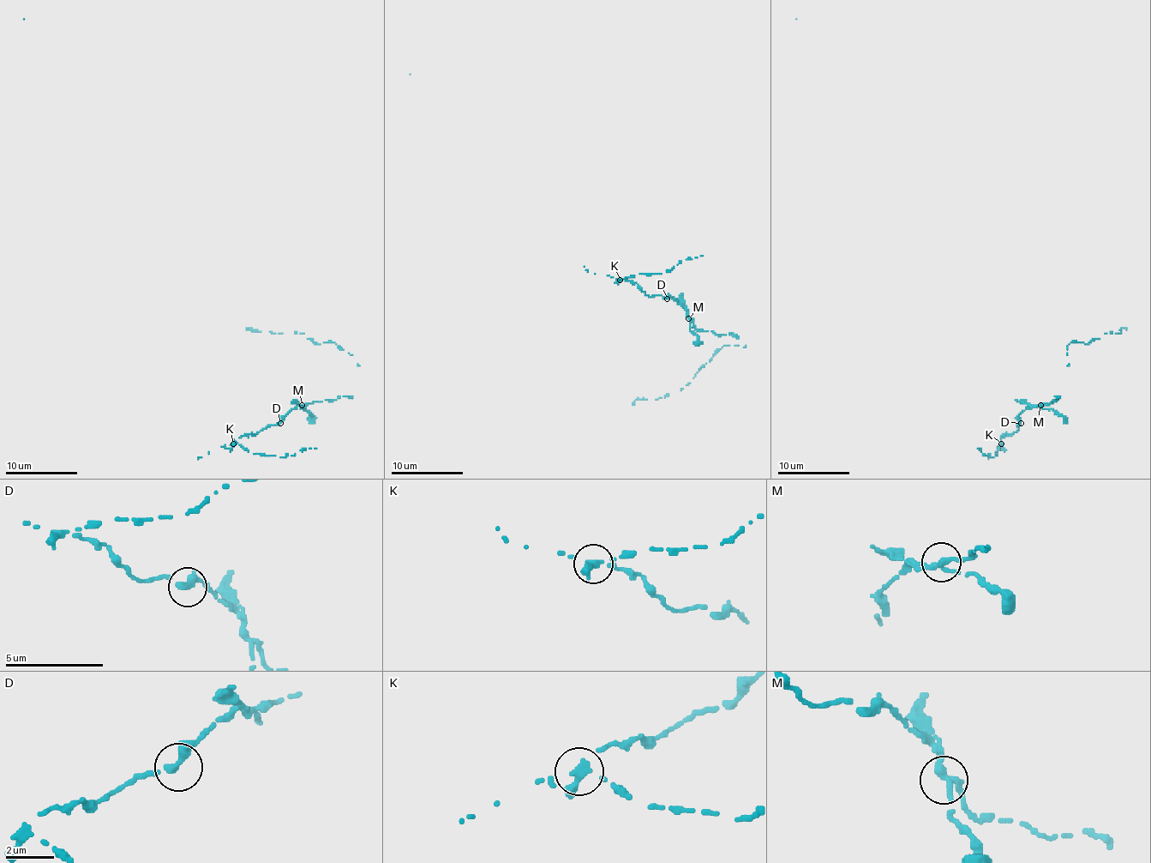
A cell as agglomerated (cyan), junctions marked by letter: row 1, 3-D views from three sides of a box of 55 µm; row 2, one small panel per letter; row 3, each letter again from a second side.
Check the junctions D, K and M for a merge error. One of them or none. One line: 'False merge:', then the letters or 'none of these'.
False merge: K

